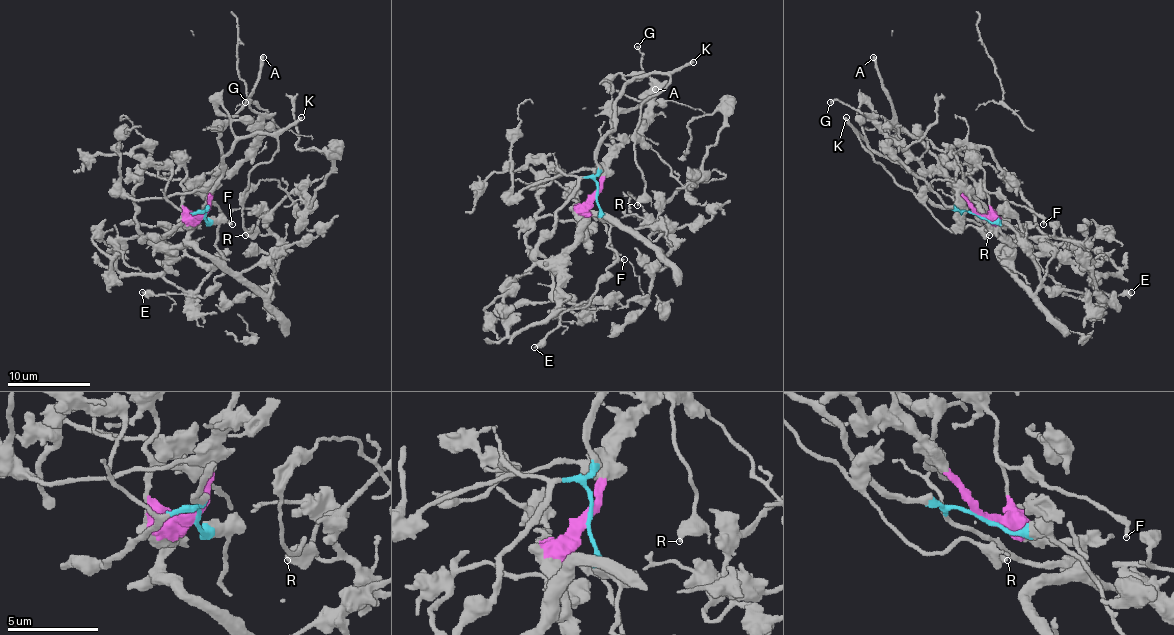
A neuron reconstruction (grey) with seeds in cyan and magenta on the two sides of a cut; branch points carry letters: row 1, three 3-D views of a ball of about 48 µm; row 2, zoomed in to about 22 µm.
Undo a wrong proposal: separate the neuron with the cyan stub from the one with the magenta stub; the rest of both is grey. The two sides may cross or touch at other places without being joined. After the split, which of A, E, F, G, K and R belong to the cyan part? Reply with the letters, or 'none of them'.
E, K, R

